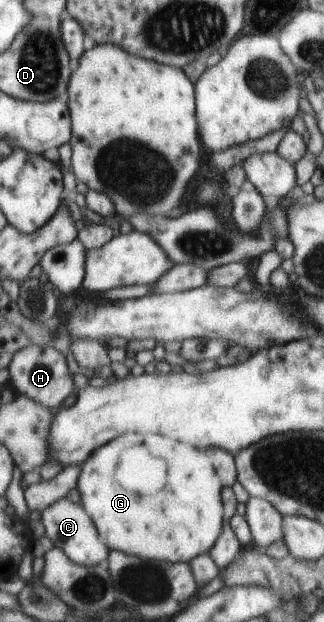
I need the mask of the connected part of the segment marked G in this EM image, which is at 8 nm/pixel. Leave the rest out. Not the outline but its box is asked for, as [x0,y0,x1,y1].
[75,434,223,562]

